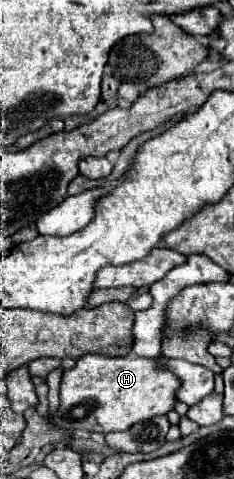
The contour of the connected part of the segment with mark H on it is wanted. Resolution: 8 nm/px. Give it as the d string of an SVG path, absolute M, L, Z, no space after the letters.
M85 355L75 361L73 369L63 371L61 405L53 417L53 425L67 431L125 431L139 421L173 411L179 403L177 387L181 387L181 381L159 359Z

